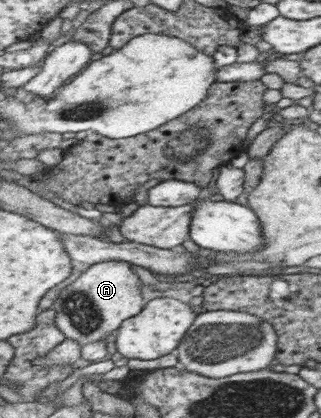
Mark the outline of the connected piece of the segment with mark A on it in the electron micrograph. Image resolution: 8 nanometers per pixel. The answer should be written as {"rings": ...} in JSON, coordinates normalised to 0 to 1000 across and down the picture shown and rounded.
{"rings":[[[346,622],[274,636],[252,651],[252,663],[227,667],[190,694],[184,715],[162,730],[178,744],[174,778],[212,811],[255,828],[327,816],[358,792],[371,794],[389,768],[455,737],[452,689],[408,627]]]}

